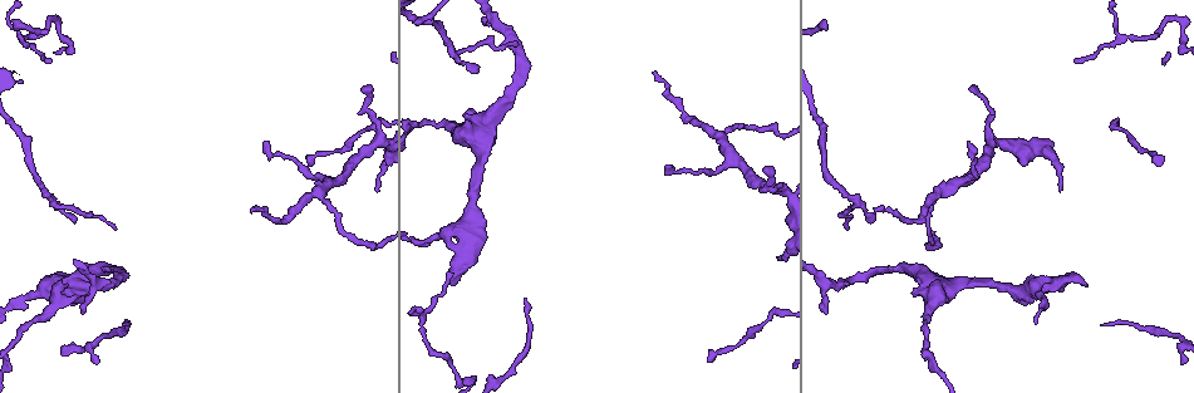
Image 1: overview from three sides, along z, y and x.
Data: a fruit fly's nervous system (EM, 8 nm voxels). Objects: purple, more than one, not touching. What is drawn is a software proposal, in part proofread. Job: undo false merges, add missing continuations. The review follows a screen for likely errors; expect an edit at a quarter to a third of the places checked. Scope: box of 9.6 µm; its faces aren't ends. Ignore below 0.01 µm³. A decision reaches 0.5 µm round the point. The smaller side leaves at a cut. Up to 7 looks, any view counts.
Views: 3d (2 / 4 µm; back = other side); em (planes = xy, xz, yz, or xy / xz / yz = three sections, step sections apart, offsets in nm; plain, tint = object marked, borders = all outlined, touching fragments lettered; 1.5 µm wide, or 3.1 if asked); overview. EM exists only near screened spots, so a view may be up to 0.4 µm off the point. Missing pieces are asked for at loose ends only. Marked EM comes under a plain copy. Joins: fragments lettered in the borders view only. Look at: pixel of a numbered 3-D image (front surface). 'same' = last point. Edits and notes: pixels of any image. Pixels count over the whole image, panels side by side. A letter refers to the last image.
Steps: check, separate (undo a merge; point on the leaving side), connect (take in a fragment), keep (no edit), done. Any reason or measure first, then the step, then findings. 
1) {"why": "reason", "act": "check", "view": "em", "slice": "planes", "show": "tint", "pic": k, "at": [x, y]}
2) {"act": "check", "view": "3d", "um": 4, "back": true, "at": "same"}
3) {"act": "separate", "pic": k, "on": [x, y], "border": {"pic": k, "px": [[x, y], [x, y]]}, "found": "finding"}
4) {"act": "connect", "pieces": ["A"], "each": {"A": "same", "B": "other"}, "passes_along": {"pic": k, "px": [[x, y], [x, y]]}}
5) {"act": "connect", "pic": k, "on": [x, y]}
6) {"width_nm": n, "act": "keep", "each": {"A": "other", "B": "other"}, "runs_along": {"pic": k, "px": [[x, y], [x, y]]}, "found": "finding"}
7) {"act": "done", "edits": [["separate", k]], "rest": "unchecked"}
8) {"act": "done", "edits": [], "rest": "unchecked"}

{"why": "tapers out", "act": "check", "view": "em", "slice": "yz", "step": 4, "show": "borders", "pic": 1, "at": [452, 273]}

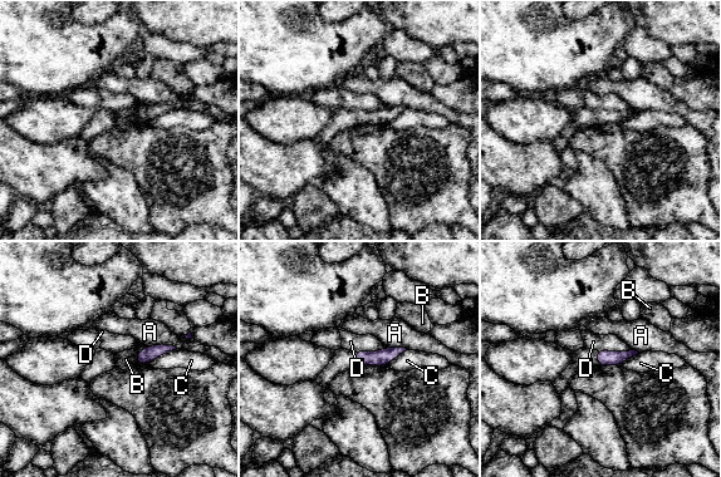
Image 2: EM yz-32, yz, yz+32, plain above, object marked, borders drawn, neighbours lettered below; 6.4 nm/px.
{"longest_contact_nm": ["D", 220], "act": "keep", "each": {"A": "other", "B": "other", "C": "other", "D": "other"}, "border": {"pic": 2, "px": [[177, 349], [168, 350], [148, 363]]}, "found": "no lettered fragment goes on from it"}

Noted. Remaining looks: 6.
{"why": "free end", "act": "check", "view": "3d", "um": 4, "pic": 1, "at": [1048, 277]}

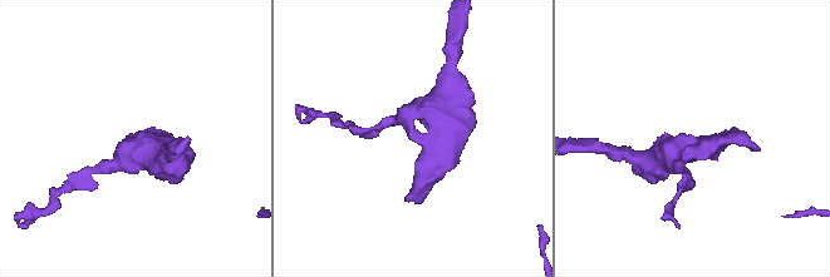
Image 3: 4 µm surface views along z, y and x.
{"arm_widths_nm": [160, 380], "act": "check", "view": "em", "slice": "yz", "step": 8, "show": "tint", "pic": 3, "at": [415, 141]}

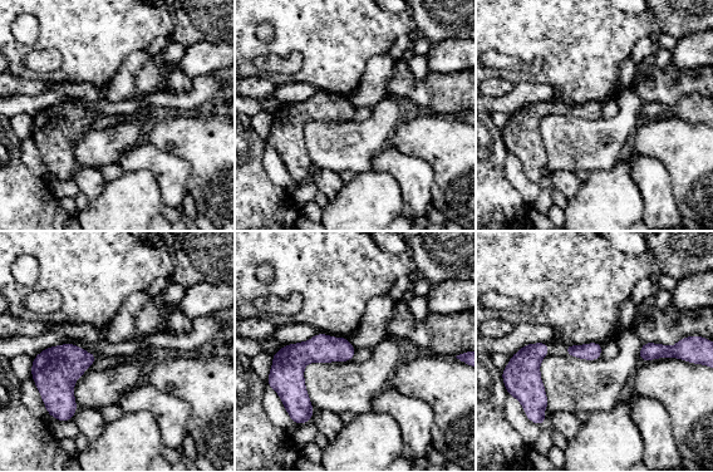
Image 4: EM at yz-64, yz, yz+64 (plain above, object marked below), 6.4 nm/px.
{"act": "check", "view": "em", "slice": "planes", "show": "borders", "at": "same"}

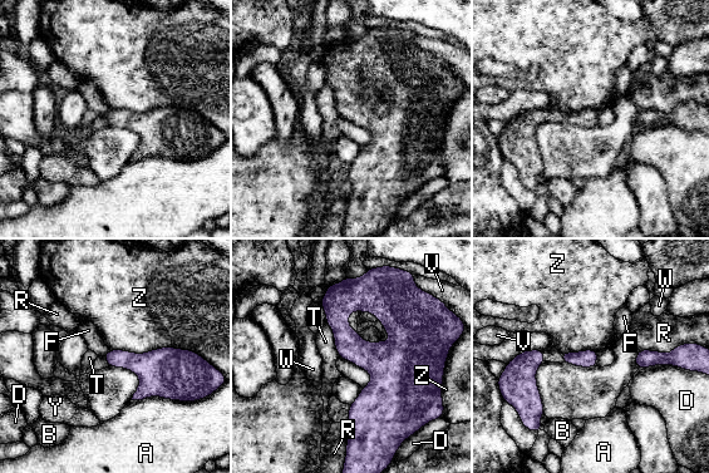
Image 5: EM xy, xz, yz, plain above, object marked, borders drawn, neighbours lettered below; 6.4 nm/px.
{"act": "keep", "each": {"A": "other", "B": "other", "D": "other", "F": "other", "R": "other", "T": "other", "V": "other", "W": "other", "Y": "other", "Z": "other"}, "border": {"pic": 5, "px": [[109, 350], [103, 355]]}, "found": "no lettered fragment goes on from it"}

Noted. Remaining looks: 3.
{"why": "side arm on a straight run", "act": "check", "view": "3d", "um": 2, "pic": 1, "at": [723, 136]}

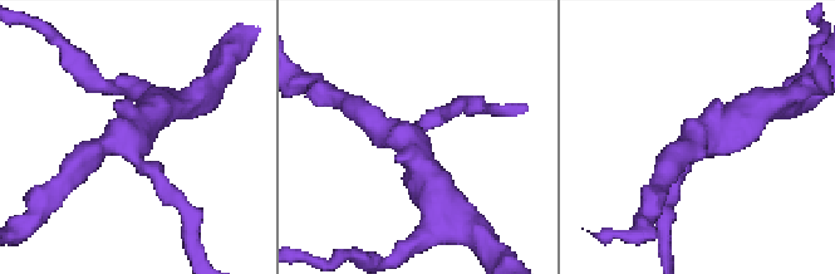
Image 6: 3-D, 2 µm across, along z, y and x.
{"arms": 3, "act": "check", "view": "em", "slice": "xz", "step": 4, "show": "tint", "pic": 6, "at": [706, 141]}

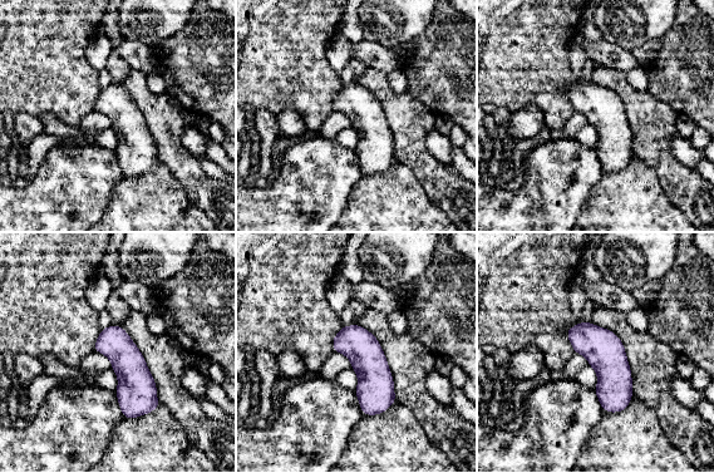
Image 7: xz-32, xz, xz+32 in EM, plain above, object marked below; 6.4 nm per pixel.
{"why": "see the neighbours", "act": "check", "view": "em", "slice": "xz", "step": 4, "show": "borders", "at": "same"}

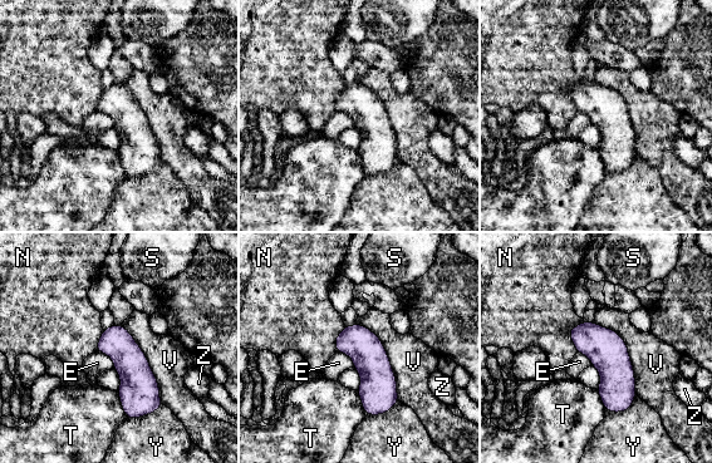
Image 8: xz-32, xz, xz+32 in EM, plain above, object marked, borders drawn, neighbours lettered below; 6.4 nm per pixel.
{"act": "keep", "each": {"E": "other", "N": "other", "S": "other", "T": "other", "V": "other", "Y": "other", "Z": "other"}, "border": {"pic": 8, "px": [[97, 350], [106, 354], [114, 368]]}, "found": "continuous, no second cell"}

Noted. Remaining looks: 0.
{"act": "done", "edits": [], "rest": "unchecked"}

